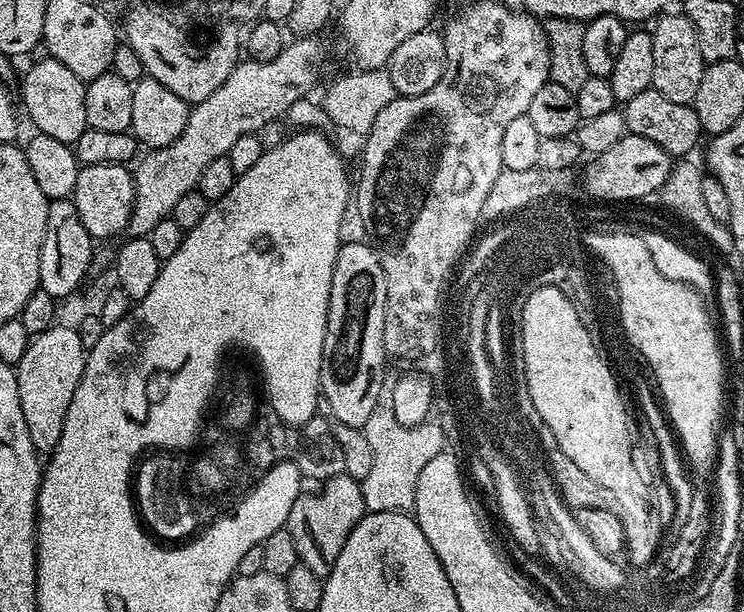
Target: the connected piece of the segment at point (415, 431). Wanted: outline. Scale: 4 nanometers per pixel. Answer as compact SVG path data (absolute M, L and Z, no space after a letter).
M377 406L366 418L364 423L364 433L366 442L370 442L370 455L374 457L370 461L370 474L360 481L364 506L368 512L406 512L411 513L416 507L416 491L418 490L418 478L422 474L422 469L426 467L426 462L434 458L438 453L445 451L445 438L440 426L436 422L425 422L406 426L398 422L398 418L393 414L391 407Z

